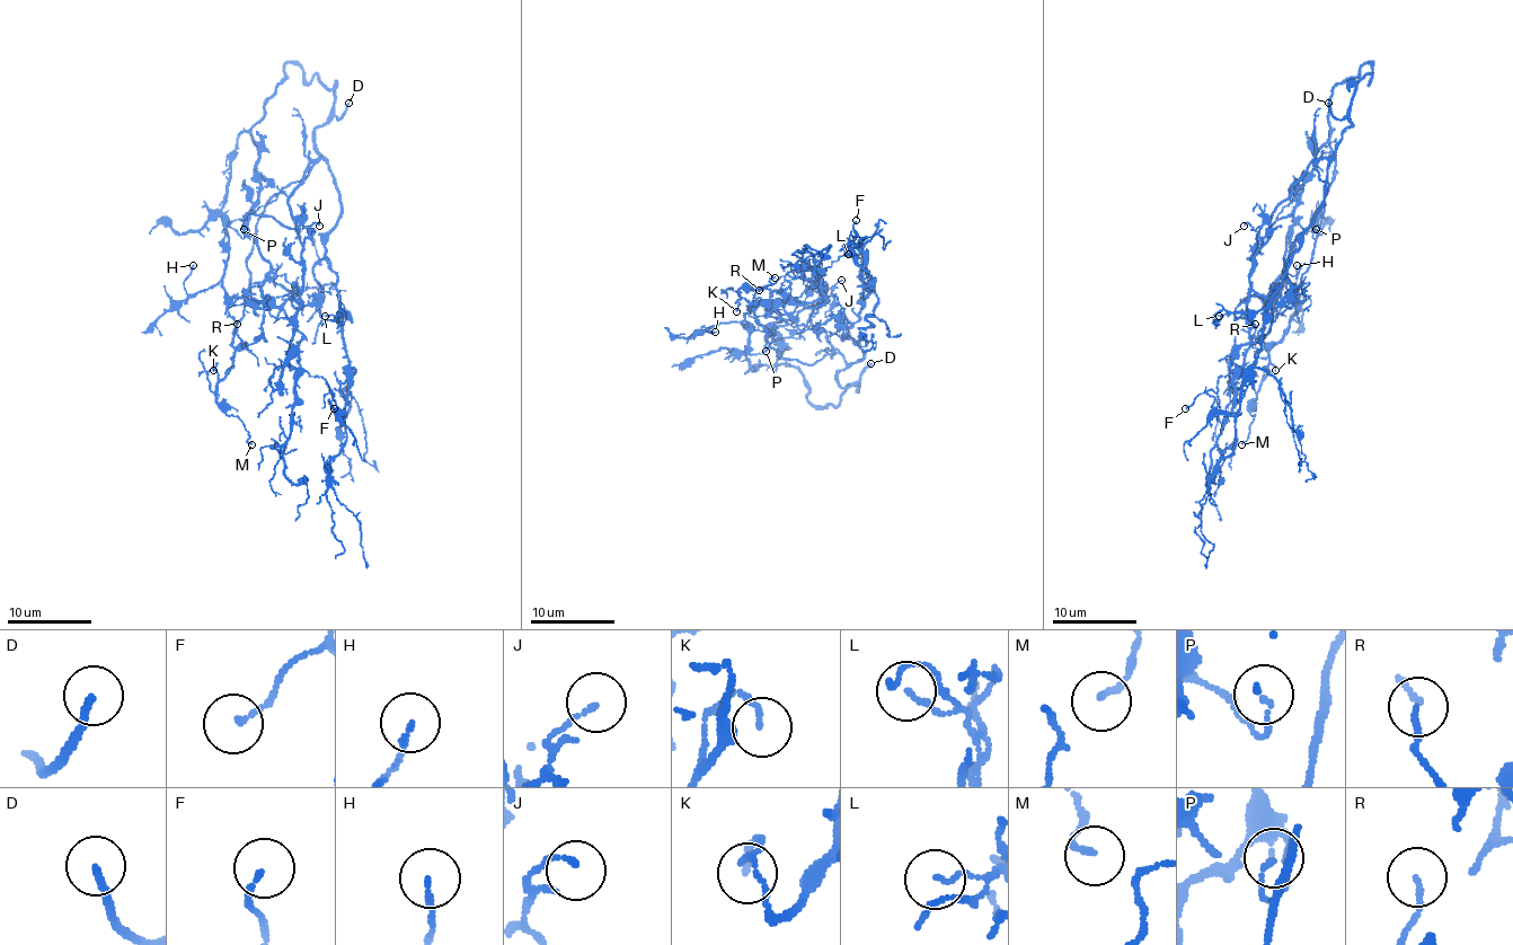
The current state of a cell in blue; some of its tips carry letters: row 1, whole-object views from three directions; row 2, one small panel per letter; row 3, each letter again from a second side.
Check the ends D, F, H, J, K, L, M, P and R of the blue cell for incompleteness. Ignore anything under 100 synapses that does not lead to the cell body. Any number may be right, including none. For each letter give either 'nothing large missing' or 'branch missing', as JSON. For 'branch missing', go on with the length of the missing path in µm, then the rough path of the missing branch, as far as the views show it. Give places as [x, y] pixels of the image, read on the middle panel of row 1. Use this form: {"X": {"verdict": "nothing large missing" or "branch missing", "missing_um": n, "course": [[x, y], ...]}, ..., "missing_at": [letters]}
{"D": {"verdict": "branch missing", "missing_um": 30, "course": [[870, 363], [887, 361], [885, 345], [860, 319], [856, 305], [879, 329], [867, 324], [867, 315], [879, 314]]}, "F": {"verdict": "nothing large missing"}, "H": {"verdict": "nothing large missing"}, "J": {"verdict": "nothing large missing"}, "K": {"verdict": "nothing large missing"}, "L": {"verdict": "nothing large missing"}, "M": {"verdict": "nothing large missing"}, "P": {"verdict": "nothing large missing"}, "R": {"verdict": "nothing large missing"}, "missing_at": ["D"]}

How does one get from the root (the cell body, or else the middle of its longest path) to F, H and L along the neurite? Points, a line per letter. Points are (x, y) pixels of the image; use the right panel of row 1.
F: (1280, 286), (1238, 411), (1223, 415), (1210, 389), (1185, 408)
H: (1280, 286), (1290, 259), (1288, 307), (1286, 275), (1265, 299), (1284, 282), (1294, 291), (1297, 265)
L: (1280, 286), (1271, 301), (1256, 311), (1219, 316)

